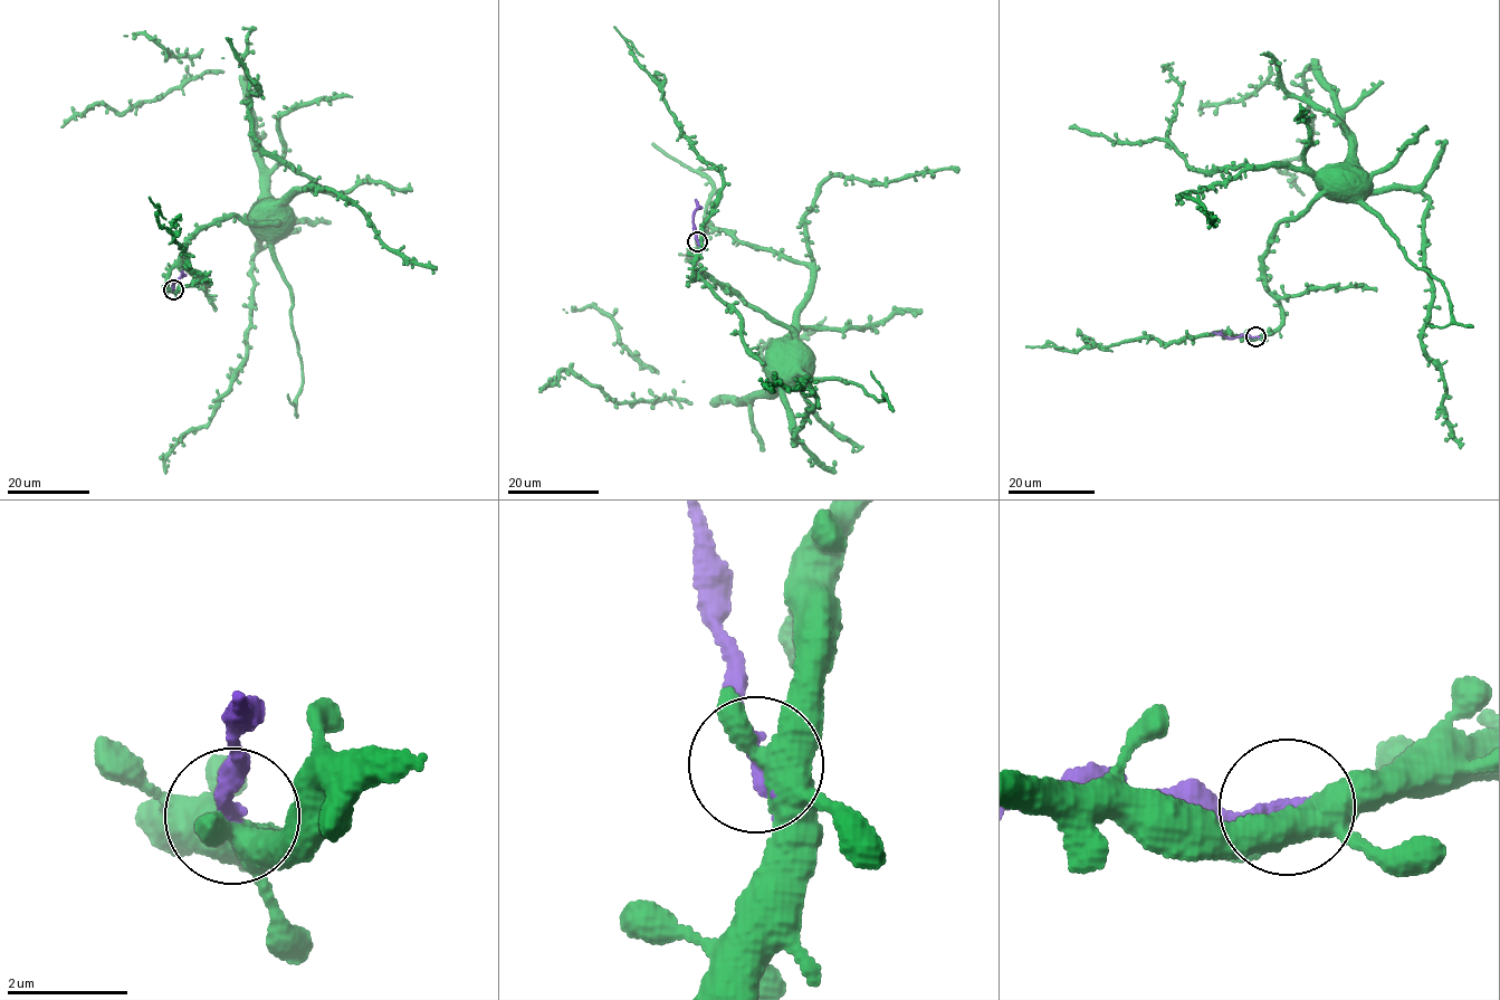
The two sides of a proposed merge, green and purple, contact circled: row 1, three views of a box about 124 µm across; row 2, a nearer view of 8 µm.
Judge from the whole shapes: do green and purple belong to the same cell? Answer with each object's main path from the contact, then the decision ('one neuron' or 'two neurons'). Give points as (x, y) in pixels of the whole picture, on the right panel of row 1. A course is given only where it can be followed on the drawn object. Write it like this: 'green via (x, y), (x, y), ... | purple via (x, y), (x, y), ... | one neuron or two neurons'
green via (1257, 336), (1280, 325), (1281, 311), (1267, 283), (1263, 262), (1273, 230), (1324, 191), (1324, 179), (1335, 179) | purple via (1257, 336), (1222, 336), (1212, 332) | two neurons

